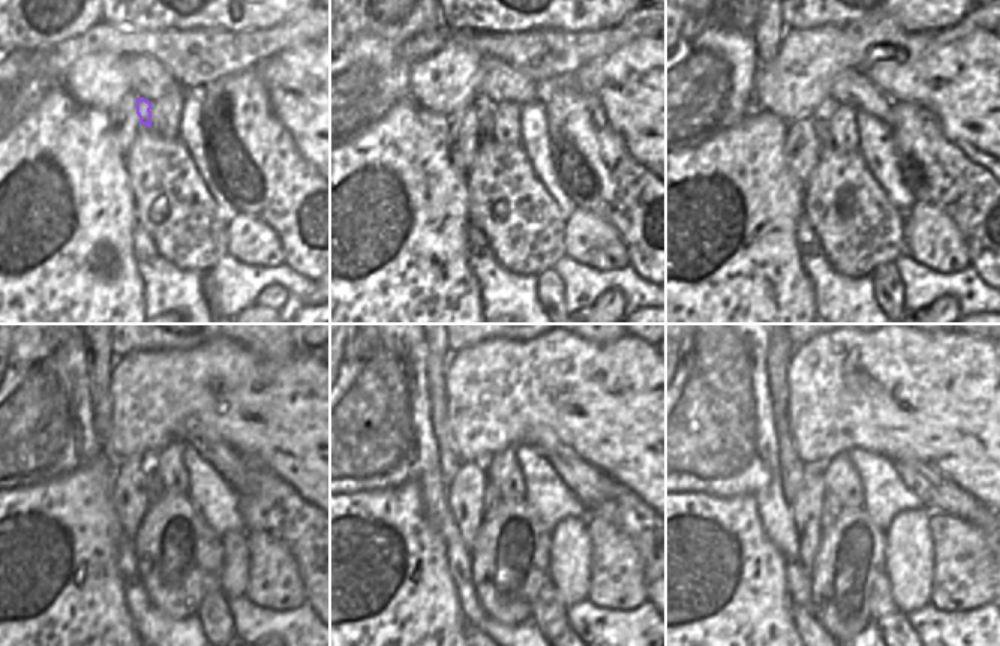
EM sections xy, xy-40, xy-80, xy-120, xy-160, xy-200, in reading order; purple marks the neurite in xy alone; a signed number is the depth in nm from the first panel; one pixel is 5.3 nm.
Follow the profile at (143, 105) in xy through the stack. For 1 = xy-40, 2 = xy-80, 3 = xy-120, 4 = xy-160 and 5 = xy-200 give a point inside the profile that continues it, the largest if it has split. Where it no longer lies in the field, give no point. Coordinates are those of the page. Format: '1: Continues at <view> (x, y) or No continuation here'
1: Continues at xy-40 (483, 105)
2: Continues at xy-80 (822, 120)
3: Continues at xy-120 (155, 486)
4: Continues at xy-160 (492, 496)
5: Continues at xy-200 (831, 510)

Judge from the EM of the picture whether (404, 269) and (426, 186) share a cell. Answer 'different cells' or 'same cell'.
same cell

